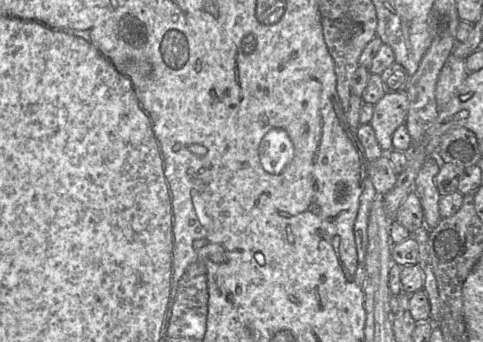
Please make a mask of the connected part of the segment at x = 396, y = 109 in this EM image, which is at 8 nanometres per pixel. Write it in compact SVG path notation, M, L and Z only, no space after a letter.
M405 90L388 91L374 105L369 124L374 130L378 145L385 153L393 149L393 133L400 125L405 125L408 108L409 99Z

